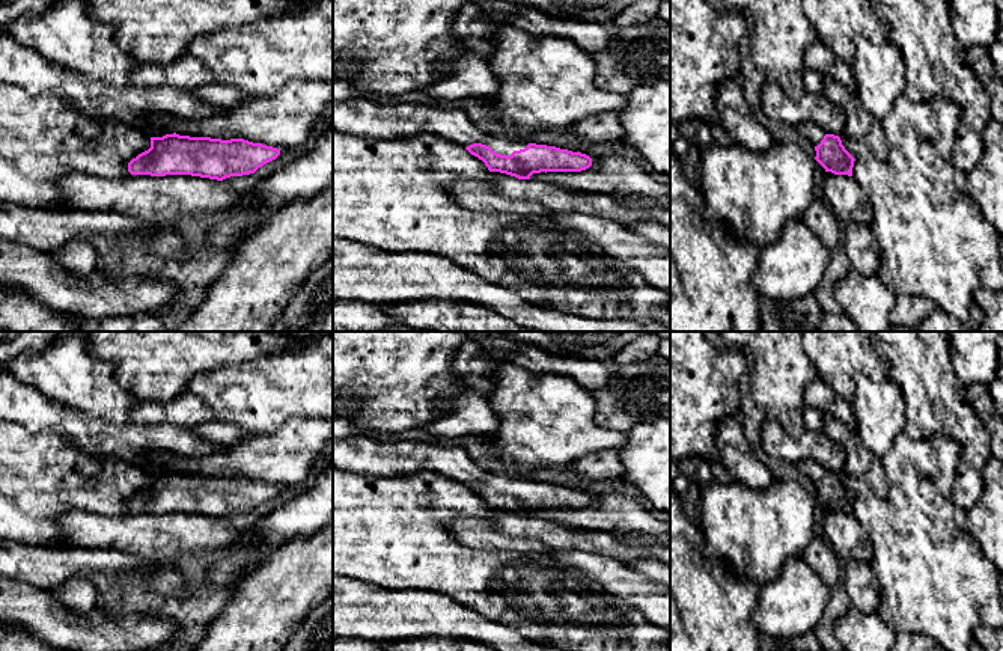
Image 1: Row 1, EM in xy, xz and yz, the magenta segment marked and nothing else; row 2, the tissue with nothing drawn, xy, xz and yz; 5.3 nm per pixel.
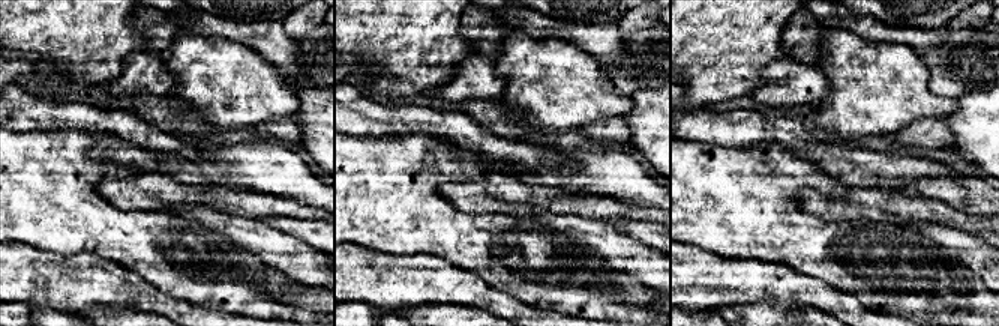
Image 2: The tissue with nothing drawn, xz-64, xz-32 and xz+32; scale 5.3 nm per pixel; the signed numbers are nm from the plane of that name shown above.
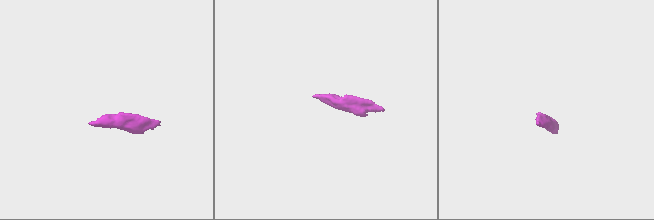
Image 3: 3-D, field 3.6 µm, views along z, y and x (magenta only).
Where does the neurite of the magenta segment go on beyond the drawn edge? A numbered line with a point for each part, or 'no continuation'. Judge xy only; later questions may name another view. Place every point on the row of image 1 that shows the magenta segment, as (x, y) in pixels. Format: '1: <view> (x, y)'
no continuation

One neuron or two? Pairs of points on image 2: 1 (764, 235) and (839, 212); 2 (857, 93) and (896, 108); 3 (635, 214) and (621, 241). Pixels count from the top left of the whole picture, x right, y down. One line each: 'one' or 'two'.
1: two
2: one
3: two

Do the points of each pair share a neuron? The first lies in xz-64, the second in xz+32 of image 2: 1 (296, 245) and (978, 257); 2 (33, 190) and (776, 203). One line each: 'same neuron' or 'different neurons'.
1: same neuron
2: same neuron

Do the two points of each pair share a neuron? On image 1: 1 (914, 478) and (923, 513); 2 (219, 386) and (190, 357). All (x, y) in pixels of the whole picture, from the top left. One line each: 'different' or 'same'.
1: same
2: different

